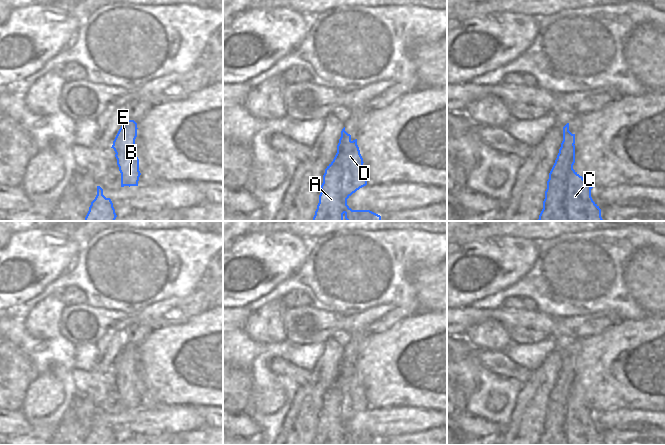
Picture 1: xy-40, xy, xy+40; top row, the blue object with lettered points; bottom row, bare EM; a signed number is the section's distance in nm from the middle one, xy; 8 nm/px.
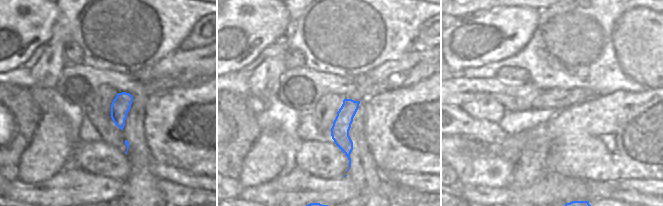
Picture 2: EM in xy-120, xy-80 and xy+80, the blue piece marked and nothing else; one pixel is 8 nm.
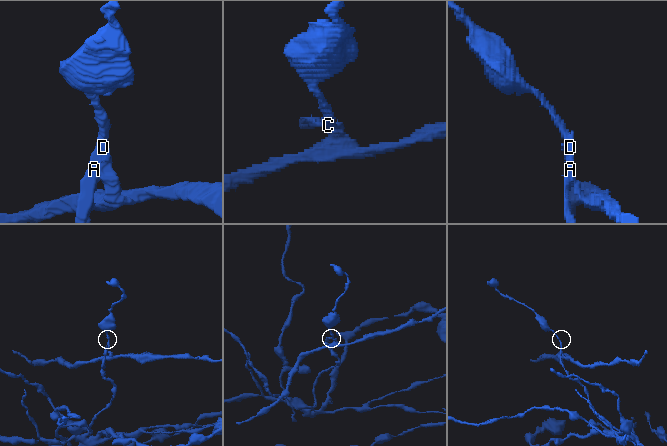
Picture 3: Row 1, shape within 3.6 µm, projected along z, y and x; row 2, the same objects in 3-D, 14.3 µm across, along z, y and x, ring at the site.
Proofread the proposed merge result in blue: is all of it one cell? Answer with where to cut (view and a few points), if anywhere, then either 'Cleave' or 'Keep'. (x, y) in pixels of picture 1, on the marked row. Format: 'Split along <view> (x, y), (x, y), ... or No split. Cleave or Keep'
Split along xy+40 (574, 145), (567, 177), (568, 220). Cleave.

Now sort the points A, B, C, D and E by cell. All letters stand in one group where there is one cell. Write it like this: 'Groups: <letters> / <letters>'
Groups: A / B C D E.

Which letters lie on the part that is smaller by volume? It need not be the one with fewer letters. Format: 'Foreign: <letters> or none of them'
Foreign: B, C, D, E.

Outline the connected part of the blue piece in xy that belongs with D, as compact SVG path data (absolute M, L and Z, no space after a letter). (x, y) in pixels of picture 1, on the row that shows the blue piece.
M357 139L342 148L341 163L345 171L343 175L345 219L347 221L381 221L381 216L370 210L352 210L347 205L347 199L367 185L367 174L363 170L364 162L357 145Z

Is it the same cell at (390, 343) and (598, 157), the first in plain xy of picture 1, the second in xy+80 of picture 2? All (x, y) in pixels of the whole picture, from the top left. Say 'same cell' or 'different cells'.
same cell

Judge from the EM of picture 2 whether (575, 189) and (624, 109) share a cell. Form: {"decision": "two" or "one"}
{"decision": "two"}

